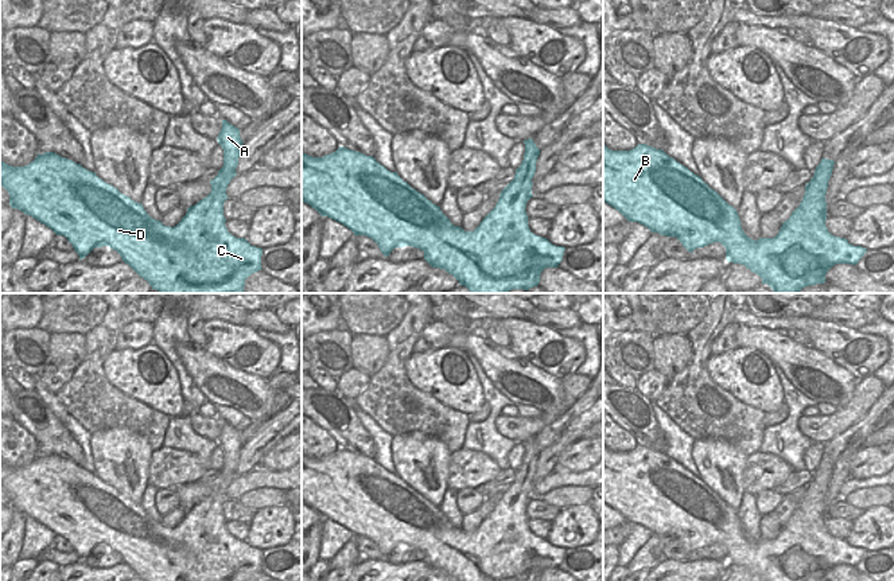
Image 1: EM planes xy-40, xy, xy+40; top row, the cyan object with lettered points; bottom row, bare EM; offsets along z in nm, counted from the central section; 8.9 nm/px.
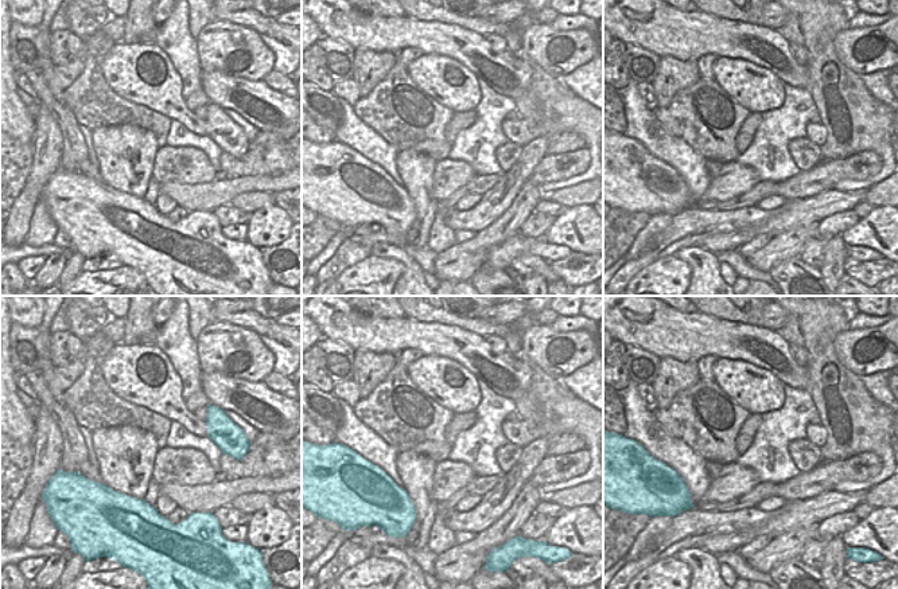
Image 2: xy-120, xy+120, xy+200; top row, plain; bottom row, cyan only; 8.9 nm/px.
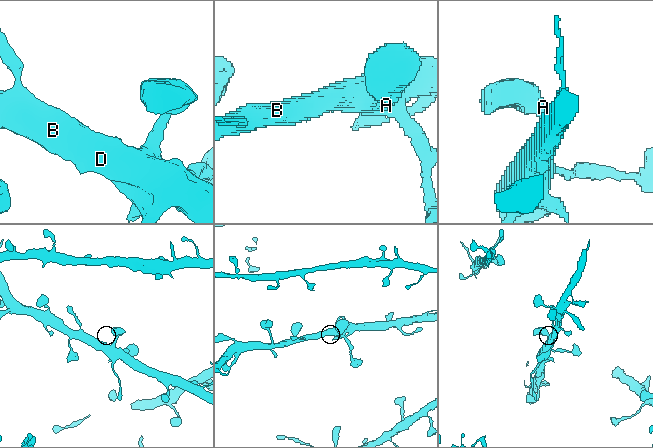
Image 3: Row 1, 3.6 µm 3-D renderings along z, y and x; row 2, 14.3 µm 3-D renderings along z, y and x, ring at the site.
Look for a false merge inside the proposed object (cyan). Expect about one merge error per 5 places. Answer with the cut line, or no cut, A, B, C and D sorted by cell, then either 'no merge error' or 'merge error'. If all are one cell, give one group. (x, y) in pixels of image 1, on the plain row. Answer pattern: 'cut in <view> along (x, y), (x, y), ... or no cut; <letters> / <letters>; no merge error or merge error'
no cut; A B C D; no merge error

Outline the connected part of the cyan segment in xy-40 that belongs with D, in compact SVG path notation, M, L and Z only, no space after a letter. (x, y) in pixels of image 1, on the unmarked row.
M222 421L217 441L224 451L224 468L210 481L211 494L188 508L174 529L151 519L141 504L105 484L96 473L54 453L38 455L24 468L12 468L0 461L0 486L9 495L12 510L31 516L57 537L66 538L79 561L94 549L109 547L144 581L246 581L261 572L263 550L252 547L245 539L232 537L224 518L224 504L229 500L226 490L237 476L244 444L240 430L226 421Z

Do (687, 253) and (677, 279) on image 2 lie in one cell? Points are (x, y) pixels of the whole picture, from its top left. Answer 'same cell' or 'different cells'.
different cells

